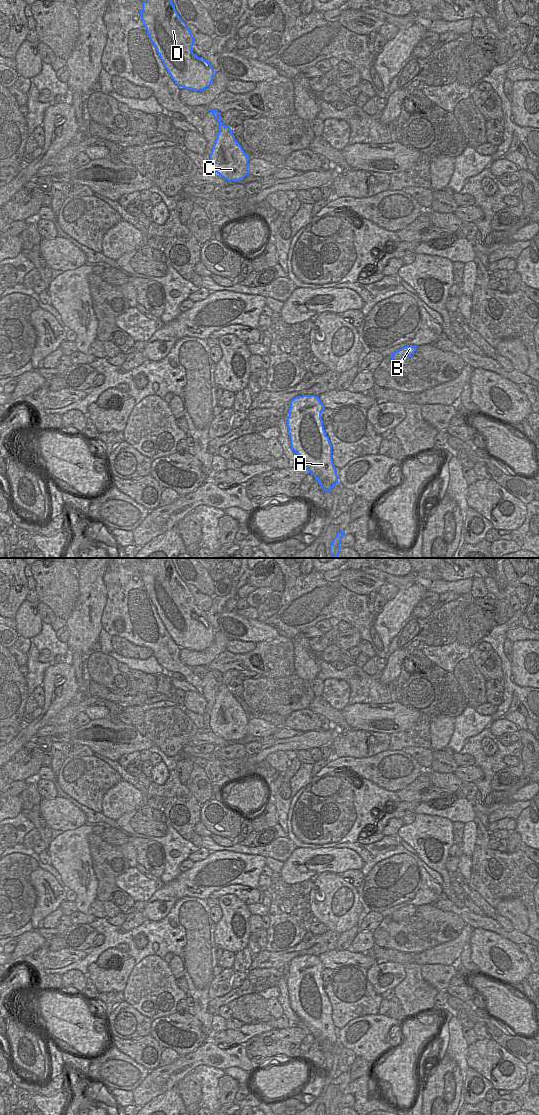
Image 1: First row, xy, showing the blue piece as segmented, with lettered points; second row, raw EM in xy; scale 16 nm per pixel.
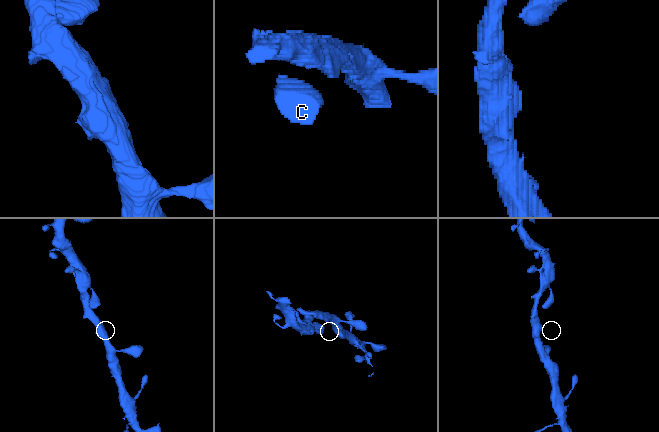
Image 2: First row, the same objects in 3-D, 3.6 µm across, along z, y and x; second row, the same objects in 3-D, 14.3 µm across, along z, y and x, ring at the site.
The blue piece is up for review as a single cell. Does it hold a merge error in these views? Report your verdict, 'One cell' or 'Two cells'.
One cell.

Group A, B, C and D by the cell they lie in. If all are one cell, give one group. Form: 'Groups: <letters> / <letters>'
Groups: A B C D.

